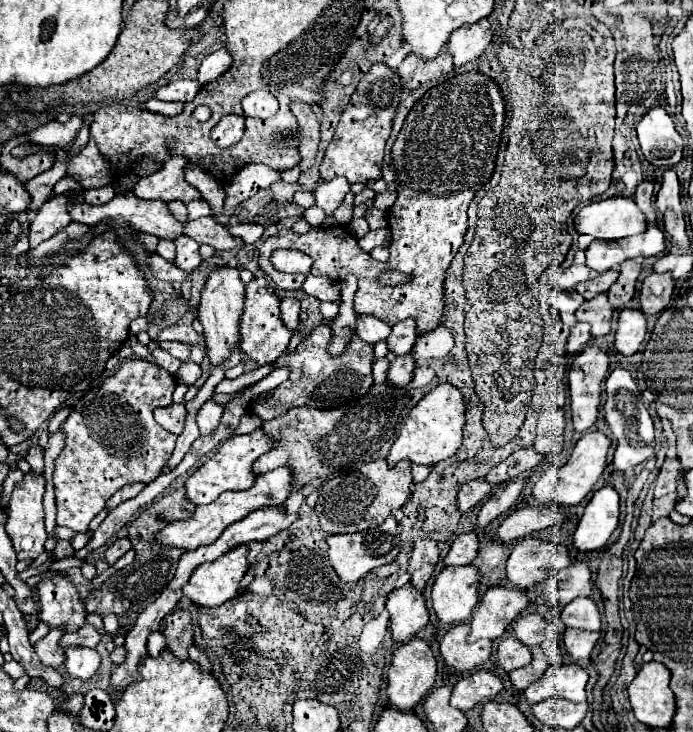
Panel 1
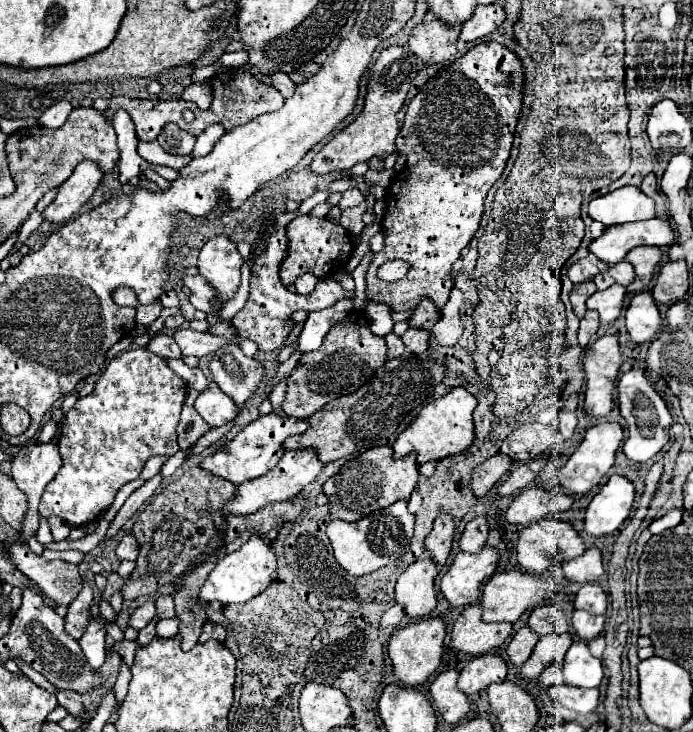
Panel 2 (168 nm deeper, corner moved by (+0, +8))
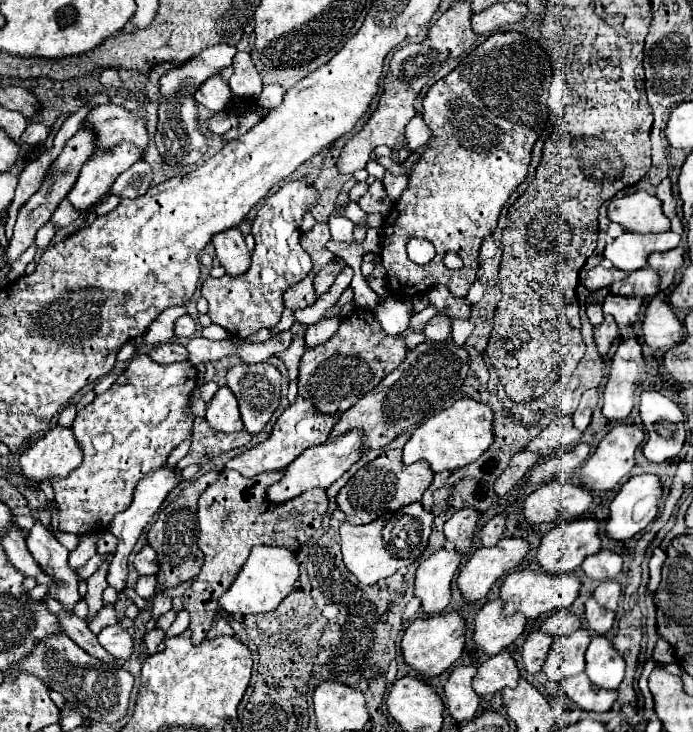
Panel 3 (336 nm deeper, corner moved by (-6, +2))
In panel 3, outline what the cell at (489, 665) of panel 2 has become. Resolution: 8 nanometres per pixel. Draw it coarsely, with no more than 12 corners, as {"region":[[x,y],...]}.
{"region":[[508,650],[488,658],[472,680],[476,694],[516,686],[518,666]]}

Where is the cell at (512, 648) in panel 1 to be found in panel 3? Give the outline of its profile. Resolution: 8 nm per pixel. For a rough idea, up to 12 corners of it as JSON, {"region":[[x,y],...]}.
{"region":[[532,632],[522,648],[524,668],[538,674],[552,638]]}

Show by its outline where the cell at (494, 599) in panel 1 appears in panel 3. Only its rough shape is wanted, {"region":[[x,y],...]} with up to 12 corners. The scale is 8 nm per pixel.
{"region":[[516,570],[500,598],[504,614],[538,618],[578,598],[574,574]]}

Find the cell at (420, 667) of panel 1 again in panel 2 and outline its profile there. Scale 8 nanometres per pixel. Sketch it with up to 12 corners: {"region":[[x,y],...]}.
{"region":[[440,618],[418,620],[390,638],[402,686],[416,688],[438,670]]}

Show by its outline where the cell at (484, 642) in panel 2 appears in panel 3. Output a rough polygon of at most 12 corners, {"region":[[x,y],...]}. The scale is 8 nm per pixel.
{"region":[[502,600],[484,604],[474,642],[488,654],[508,648],[526,626],[522,614],[502,614]]}

